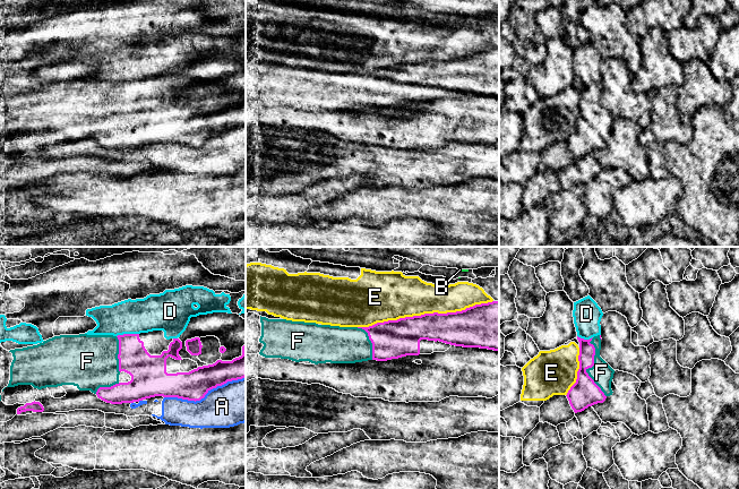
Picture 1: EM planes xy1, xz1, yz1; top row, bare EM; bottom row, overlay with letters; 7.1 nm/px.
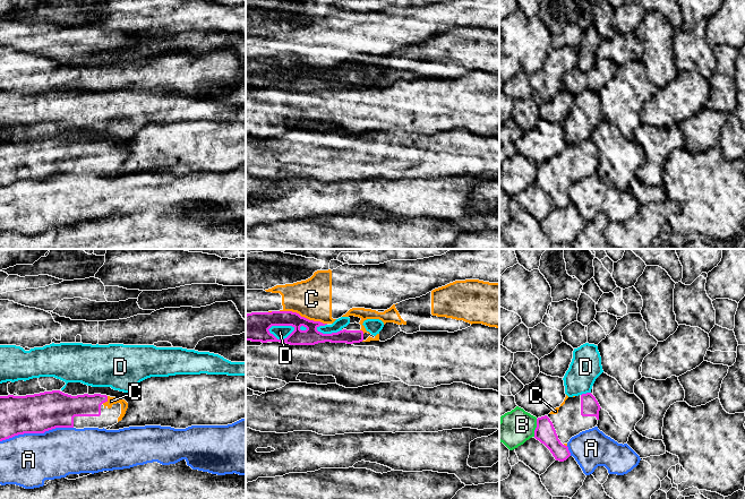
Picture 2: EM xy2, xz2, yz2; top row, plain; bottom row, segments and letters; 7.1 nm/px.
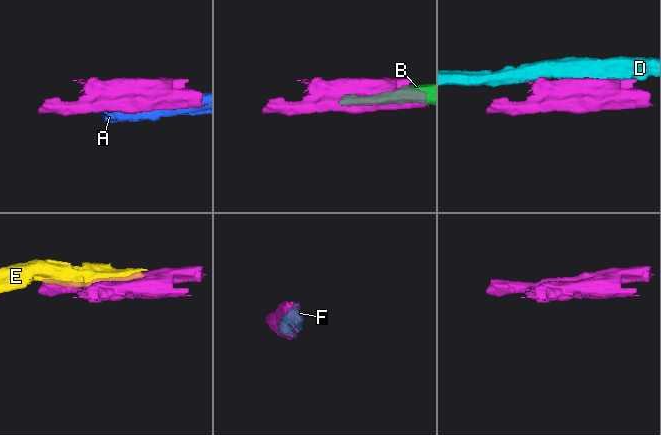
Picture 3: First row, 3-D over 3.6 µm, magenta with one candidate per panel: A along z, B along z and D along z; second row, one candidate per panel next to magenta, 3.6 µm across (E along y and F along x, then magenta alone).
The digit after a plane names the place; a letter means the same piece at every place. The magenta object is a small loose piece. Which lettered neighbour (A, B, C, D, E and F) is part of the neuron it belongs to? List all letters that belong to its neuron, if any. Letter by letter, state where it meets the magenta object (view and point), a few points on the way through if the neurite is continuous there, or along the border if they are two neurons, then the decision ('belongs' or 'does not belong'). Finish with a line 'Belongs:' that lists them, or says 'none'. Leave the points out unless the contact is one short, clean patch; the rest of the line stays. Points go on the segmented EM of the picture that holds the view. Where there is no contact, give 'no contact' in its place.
A: xy1 (204, 396) | does not belong
B: yz2 (536, 428) | along yz2 (537, 419), (533, 436) | does not belong
C: xz2 (304, 317) | belongs
D: xz2 (281, 325) | does not belong
E: xz1 (424, 314) | does not belong
F: yz1 (590, 367) | belongs
Belongs: C, F

